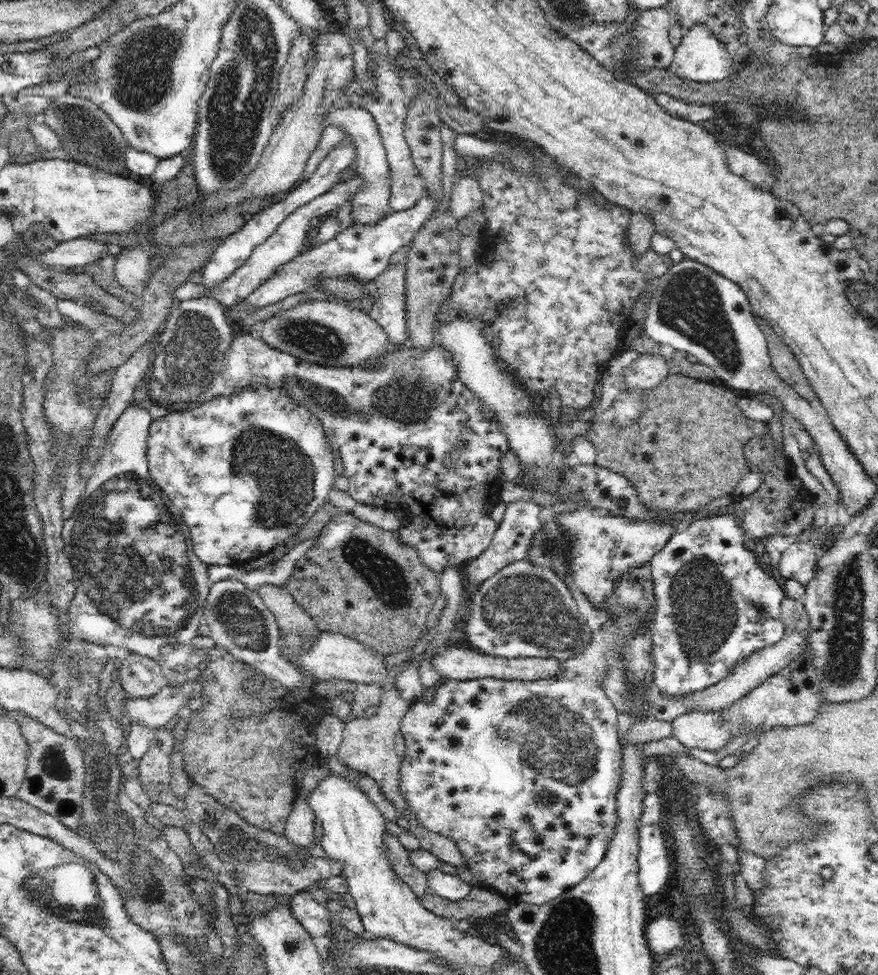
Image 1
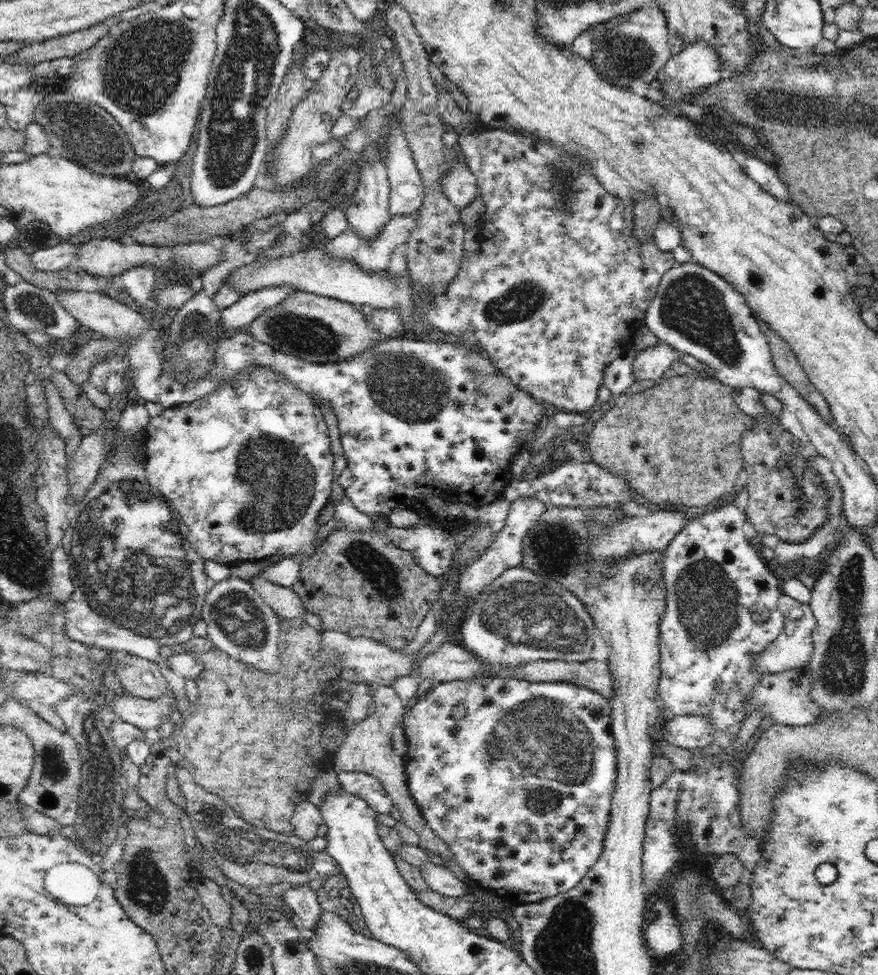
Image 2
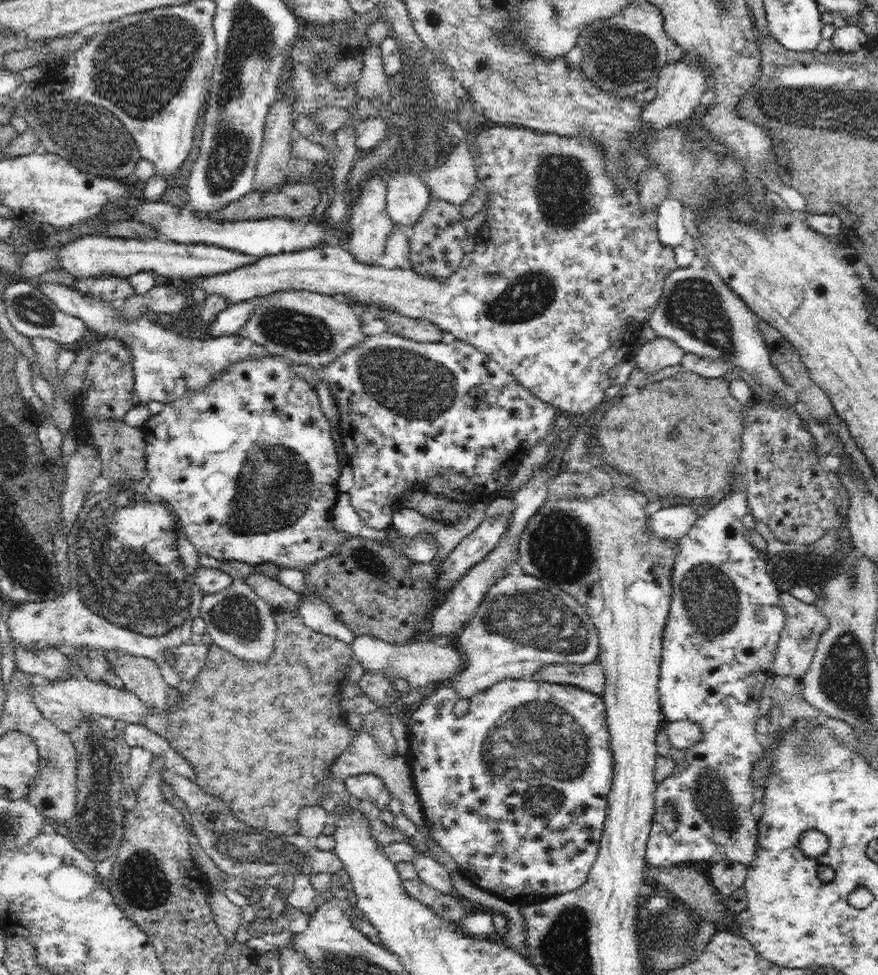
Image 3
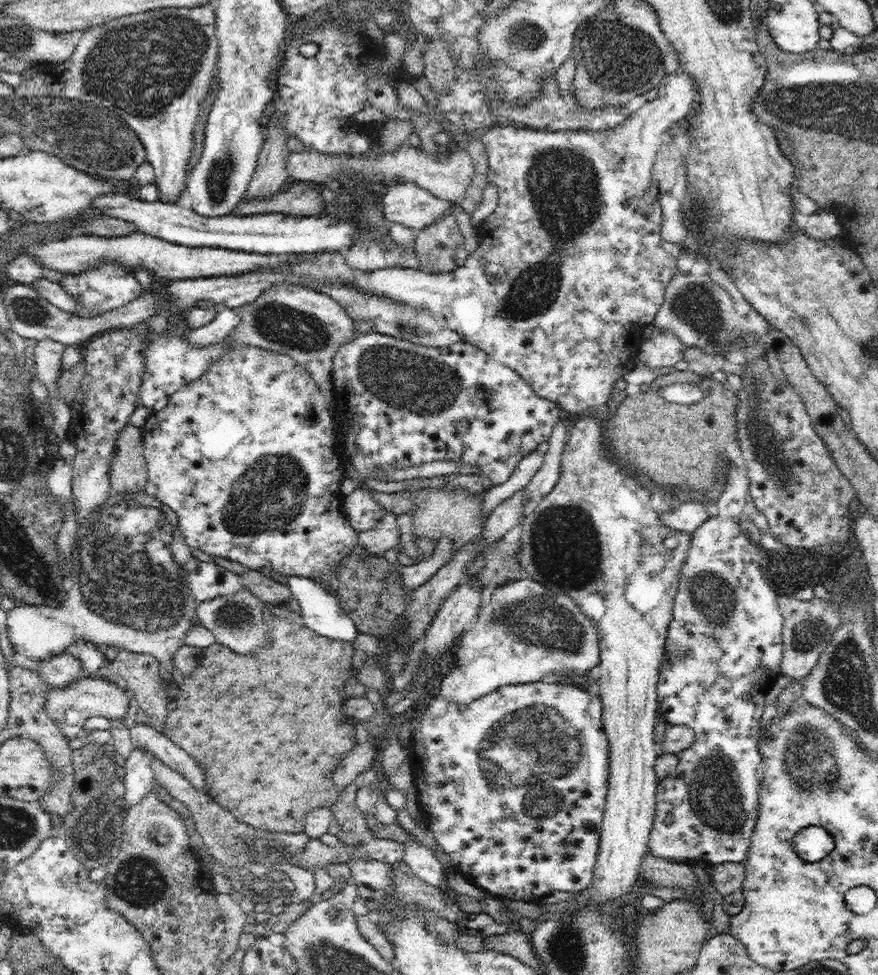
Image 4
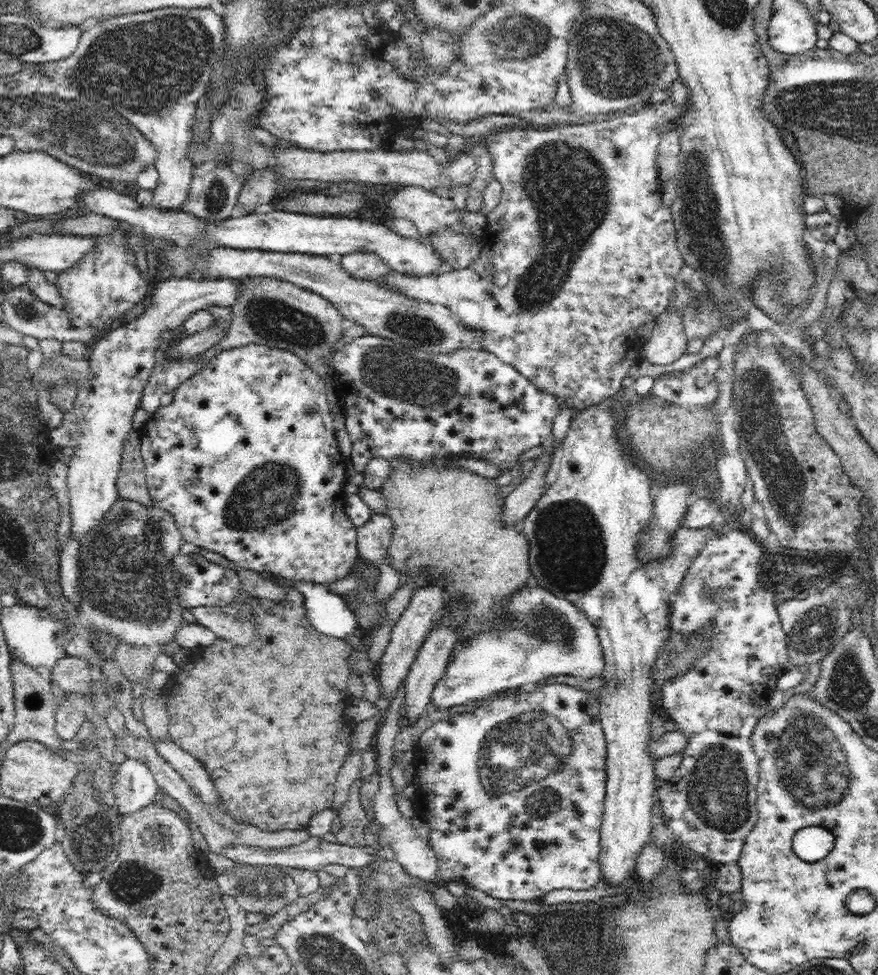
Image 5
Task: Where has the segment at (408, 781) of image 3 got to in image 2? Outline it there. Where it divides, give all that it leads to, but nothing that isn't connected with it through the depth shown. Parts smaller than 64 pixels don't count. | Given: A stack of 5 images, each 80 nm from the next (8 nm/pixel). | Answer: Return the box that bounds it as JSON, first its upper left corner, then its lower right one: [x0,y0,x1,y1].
[330,683,454,860]

